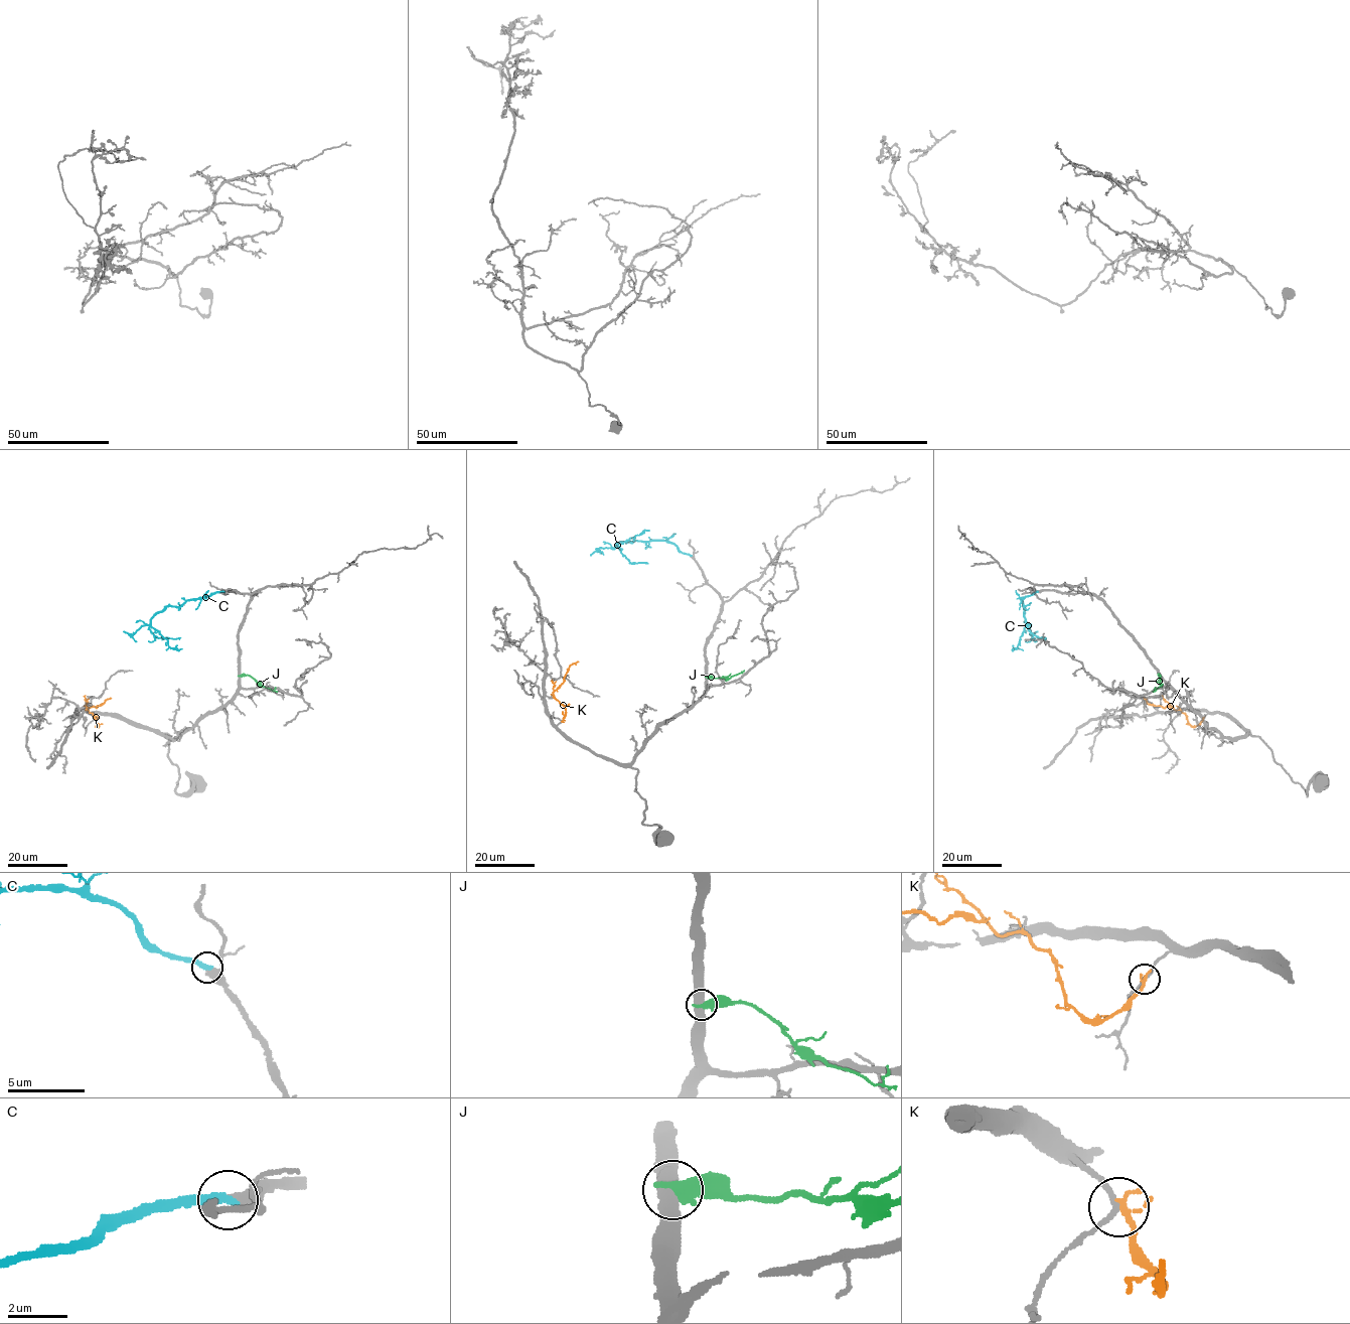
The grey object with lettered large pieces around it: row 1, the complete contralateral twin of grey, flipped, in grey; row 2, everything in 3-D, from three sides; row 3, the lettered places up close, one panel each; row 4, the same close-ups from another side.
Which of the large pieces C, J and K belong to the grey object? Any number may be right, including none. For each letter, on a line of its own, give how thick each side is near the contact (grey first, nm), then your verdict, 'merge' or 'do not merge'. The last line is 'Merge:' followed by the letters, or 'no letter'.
C: 340 nm thick on the grey side, 320 nm on the other; merge
J: 500 nm thick on the grey side, 550 nm on the other; do not merge
K: 160 nm thick on the grey side, 170 nm on the other; do not merge
Merge: C

